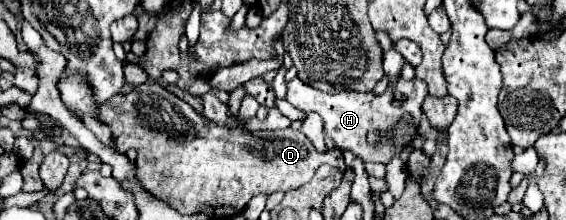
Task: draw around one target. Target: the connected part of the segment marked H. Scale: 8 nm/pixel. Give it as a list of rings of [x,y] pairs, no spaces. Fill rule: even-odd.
[[[297,76],[289,82],[289,90],[287,90],[287,98],[291,100],[291,104],[303,112],[317,112],[321,114],[323,122],[325,122],[325,134],[341,148],[341,150],[351,150],[355,156],[359,156],[363,162],[381,162],[387,164],[389,162],[389,154],[391,146],[381,144],[379,148],[369,146],[367,142],[367,134],[371,130],[381,130],[387,132],[405,112],[409,112],[415,120],[415,124],[419,124],[423,120],[423,108],[421,104],[425,102],[425,98],[429,96],[427,90],[427,82],[413,78],[413,80],[403,80],[399,78],[397,82],[391,84],[391,88],[387,88],[383,94],[361,94],[361,92],[337,92],[337,94],[325,94],[321,90],[315,90],[313,86],[307,86],[303,80],[299,80]]]

